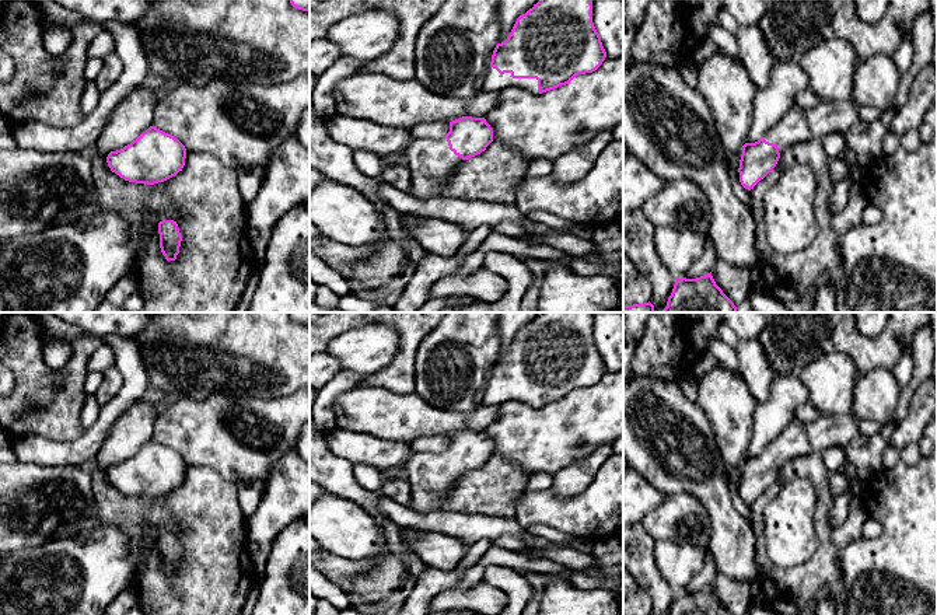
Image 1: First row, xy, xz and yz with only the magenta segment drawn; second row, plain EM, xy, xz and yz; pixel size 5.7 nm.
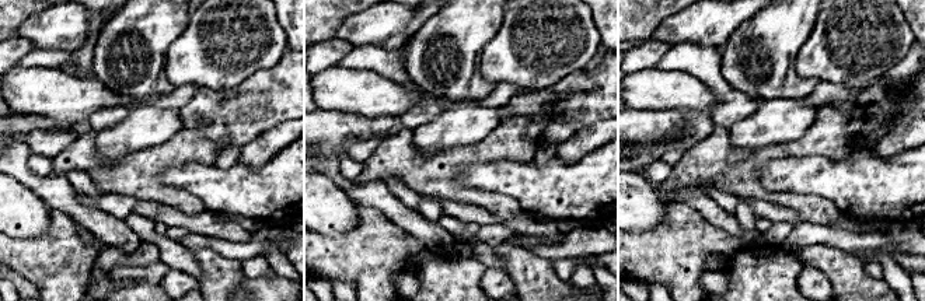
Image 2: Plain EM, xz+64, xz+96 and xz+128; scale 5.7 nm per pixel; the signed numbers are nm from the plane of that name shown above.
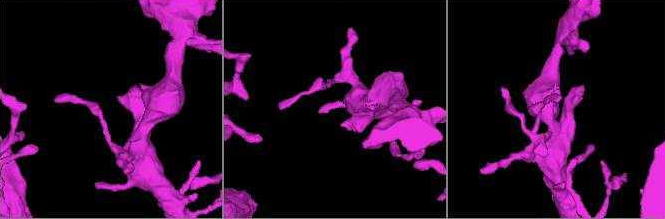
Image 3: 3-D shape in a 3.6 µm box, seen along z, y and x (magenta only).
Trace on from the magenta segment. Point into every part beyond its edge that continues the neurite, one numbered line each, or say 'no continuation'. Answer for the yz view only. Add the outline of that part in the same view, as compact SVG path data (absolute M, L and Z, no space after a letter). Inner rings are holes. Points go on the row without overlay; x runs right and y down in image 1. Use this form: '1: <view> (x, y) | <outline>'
1: yz (800, 437) | M819 415L811 422L794 419L763 451L776 458L782 468L801 455L822 452L831 447L846 448L859 434L857 420L852 415Z

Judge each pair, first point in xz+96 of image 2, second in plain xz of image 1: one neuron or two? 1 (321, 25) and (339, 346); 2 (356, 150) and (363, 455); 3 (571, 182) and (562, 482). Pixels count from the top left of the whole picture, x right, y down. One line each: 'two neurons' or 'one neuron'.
1: two neurons
2: one neuron
3: two neurons

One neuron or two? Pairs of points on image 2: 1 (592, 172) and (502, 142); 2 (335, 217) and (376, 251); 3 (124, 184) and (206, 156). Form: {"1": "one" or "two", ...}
{"1": "two", "2": "two", "3": "one"}

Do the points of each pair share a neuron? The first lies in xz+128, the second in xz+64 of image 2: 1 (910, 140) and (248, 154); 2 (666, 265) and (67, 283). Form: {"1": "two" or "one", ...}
{"1": "one", "2": "one"}

